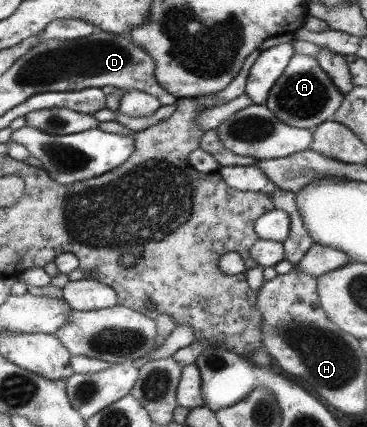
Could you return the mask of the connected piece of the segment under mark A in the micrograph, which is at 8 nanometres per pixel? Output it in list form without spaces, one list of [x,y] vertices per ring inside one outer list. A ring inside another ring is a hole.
[[[294,54],[279,79],[268,91],[265,108],[289,126],[313,129],[320,122],[333,120],[334,112],[339,108],[343,97],[327,74],[321,70],[314,56]]]

